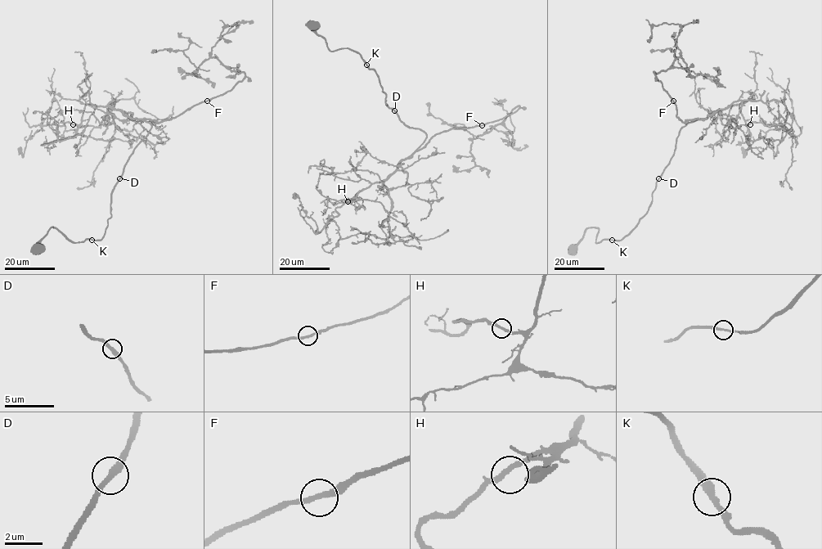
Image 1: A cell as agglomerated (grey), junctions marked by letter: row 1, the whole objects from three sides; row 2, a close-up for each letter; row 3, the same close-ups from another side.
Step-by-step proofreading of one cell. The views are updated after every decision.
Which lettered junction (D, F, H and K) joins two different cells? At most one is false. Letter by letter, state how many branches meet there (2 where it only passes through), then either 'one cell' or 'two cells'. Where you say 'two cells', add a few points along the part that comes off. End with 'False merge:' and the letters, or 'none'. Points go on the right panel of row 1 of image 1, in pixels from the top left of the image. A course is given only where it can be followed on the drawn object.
D: 2 | one cell
F: 2 | one cell
H: 2 | one cell
K: 2 | one cell
False merge: none

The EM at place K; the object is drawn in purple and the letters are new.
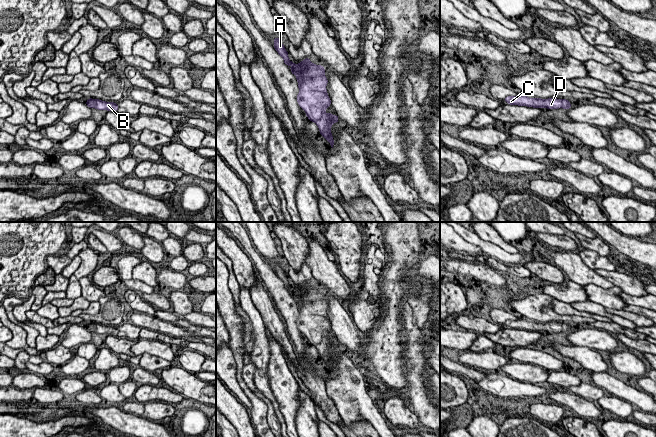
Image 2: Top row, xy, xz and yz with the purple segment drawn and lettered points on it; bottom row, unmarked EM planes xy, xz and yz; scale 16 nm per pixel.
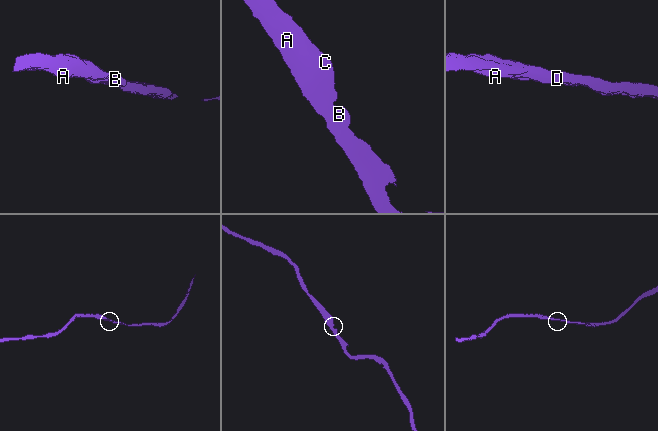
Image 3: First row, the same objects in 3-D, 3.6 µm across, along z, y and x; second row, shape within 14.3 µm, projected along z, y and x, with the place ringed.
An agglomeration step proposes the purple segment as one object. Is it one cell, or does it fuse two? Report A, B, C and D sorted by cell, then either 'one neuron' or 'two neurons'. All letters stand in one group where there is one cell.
groups A B C D; one neuron

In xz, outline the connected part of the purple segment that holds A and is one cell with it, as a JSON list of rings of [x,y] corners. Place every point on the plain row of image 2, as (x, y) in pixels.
[[[274,262],[274,272],[284,283],[284,287],[292,291],[289,292],[293,299],[296,299],[299,318],[297,326],[306,340],[312,346],[315,346],[319,352],[321,360],[330,367],[333,372],[334,364],[331,357],[331,351],[338,347],[338,340],[326,337],[325,334],[330,330],[331,324],[327,317],[328,304],[324,298],[325,293],[322,289],[315,289],[309,282],[305,282],[299,288],[294,288],[289,284],[288,277],[280,262]]]

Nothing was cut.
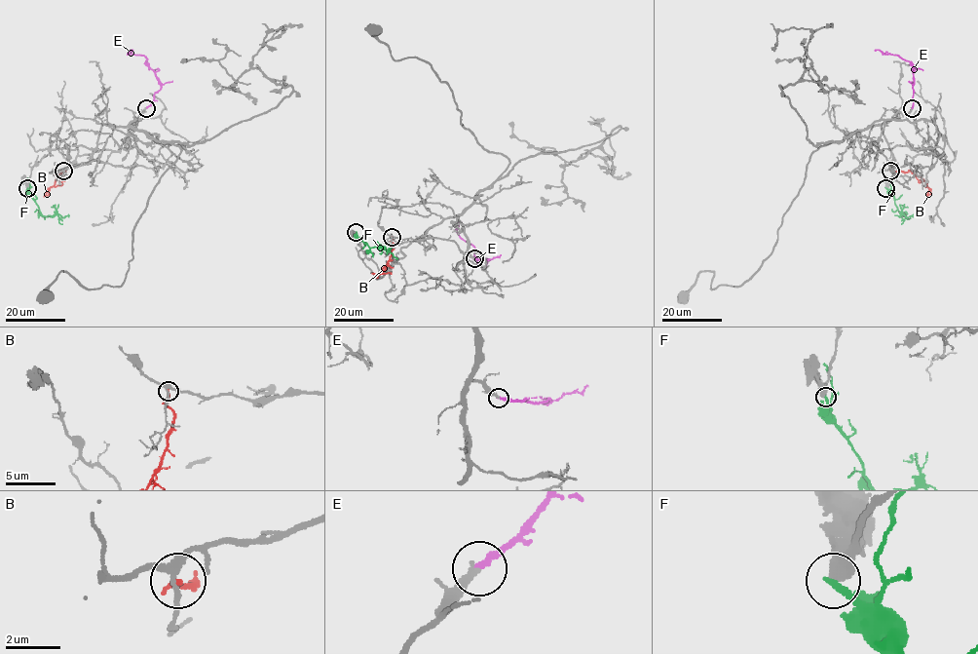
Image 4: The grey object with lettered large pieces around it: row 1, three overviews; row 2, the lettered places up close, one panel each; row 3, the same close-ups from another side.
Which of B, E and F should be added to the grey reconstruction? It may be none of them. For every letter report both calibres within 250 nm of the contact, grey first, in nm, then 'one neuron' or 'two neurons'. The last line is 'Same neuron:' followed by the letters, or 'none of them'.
B: 190 nm thick on the grey side, 160 nm on the other; two neurons
E: 240 nm thick on the grey side, 200 nm on the other; one neuron
F: 550 nm thick on the grey side, 240 nm on the other; two neurons
Same neuron: E

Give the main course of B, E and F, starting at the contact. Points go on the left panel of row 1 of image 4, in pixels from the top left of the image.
B: (63, 171), (43, 197)
E: (146, 108), (161, 86), (147, 58), (143, 55), (128, 54), (132, 51)
F: (27, 187), (28, 194), (43, 216), (69, 216)

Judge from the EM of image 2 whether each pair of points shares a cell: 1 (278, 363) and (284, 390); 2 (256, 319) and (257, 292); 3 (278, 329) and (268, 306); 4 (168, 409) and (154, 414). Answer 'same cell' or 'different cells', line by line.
1: same cell
2: different cells
3: same cell
4: same cell

